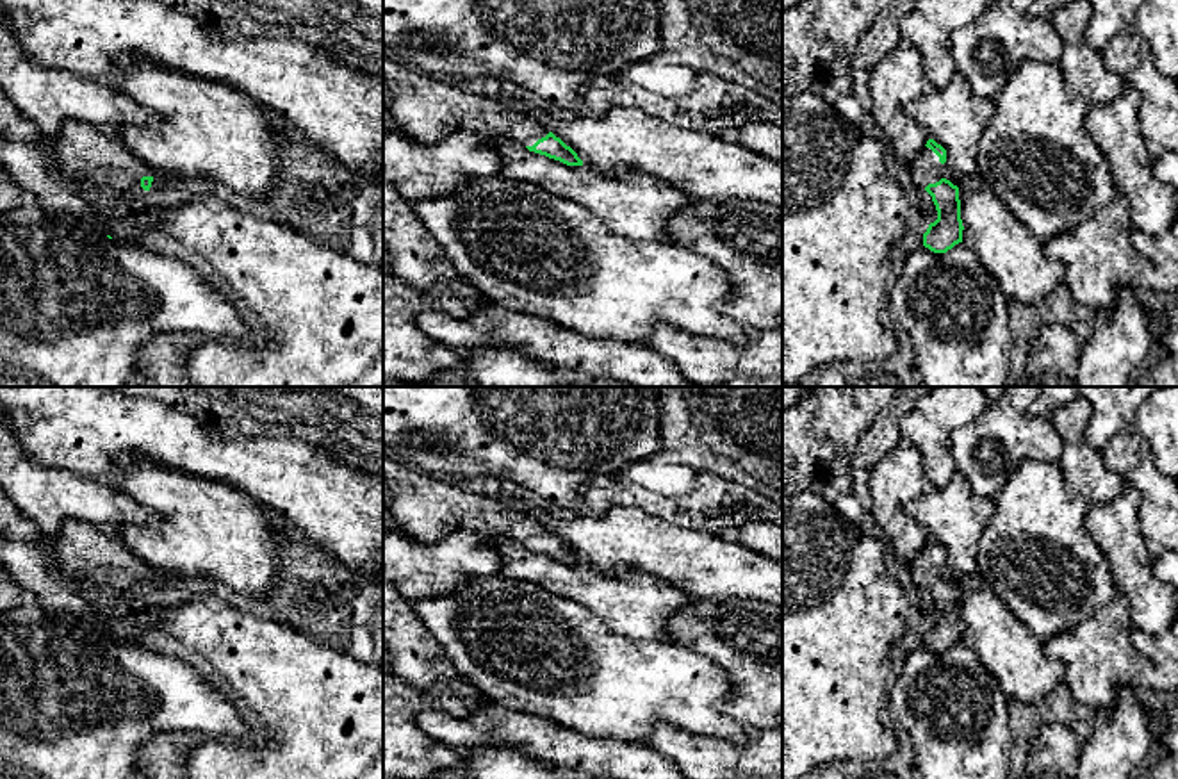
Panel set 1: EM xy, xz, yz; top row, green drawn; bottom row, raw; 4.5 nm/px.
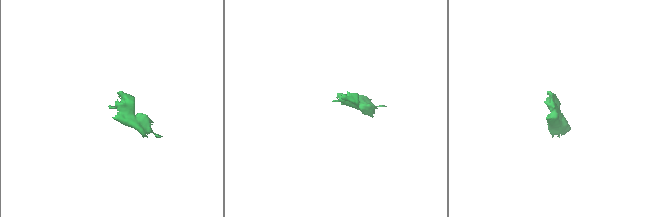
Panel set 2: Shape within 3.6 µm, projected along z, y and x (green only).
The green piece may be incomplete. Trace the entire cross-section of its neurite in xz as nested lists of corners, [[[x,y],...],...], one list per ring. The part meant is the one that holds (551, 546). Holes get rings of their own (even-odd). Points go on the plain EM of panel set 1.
[[[385,455],[383,508],[405,535],[421,542],[437,542],[449,531],[463,529],[483,542],[510,538],[567,565],[583,565],[577,553],[533,515],[421,474]]]

